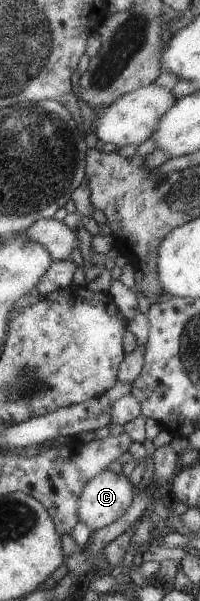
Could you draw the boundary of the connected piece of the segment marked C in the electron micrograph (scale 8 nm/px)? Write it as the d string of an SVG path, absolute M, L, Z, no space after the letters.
M112 471L95 474L78 494L78 520L92 531L116 522L132 504L132 486L126 476Z

